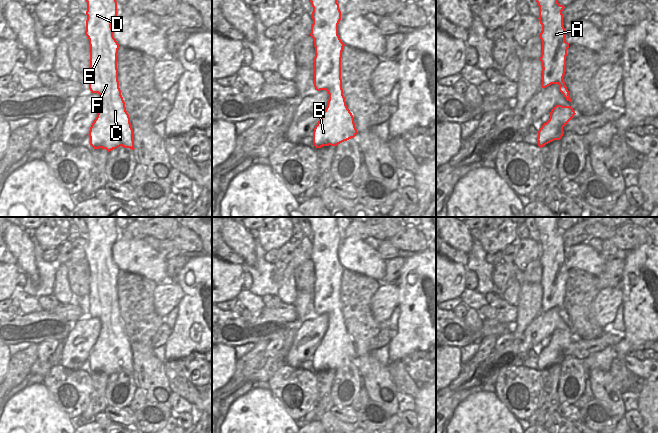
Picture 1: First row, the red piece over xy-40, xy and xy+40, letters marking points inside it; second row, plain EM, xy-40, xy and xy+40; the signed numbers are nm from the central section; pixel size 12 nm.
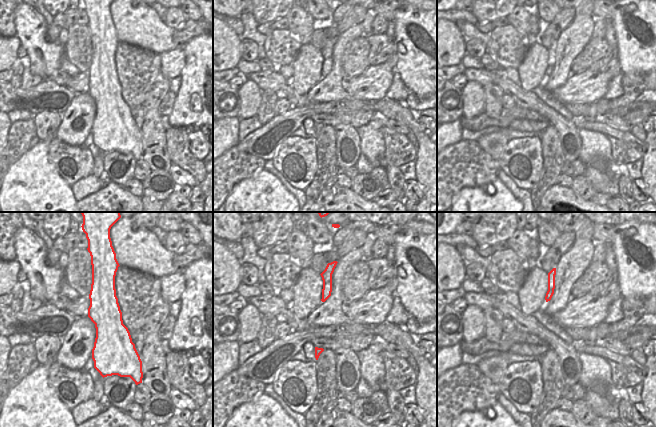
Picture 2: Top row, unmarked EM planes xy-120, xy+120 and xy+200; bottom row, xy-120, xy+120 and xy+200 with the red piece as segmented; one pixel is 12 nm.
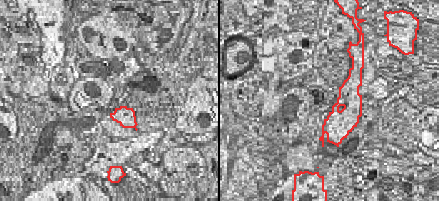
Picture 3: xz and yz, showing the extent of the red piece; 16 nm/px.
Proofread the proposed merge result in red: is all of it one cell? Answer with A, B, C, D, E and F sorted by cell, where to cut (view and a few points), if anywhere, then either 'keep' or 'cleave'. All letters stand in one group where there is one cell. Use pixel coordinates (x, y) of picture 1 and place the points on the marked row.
A B C D E F | no cut | keep

